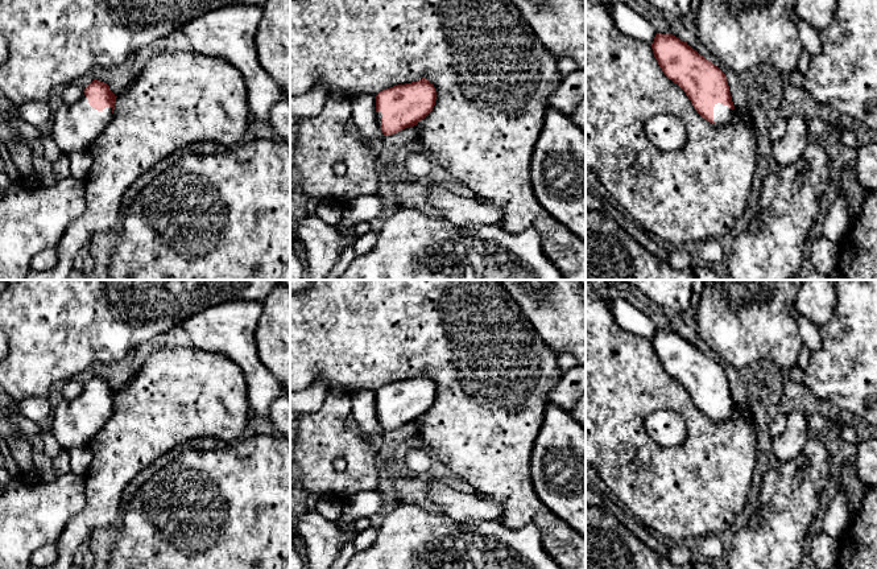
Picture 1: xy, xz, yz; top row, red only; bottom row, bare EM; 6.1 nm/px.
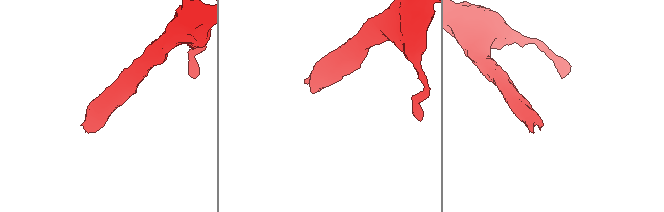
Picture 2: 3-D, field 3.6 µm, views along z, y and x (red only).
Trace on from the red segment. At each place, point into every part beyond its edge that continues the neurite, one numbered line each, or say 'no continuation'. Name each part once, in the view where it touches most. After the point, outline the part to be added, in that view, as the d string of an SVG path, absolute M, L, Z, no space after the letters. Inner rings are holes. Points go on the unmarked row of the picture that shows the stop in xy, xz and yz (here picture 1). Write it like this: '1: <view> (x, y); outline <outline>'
1: yz (723, 411); outline M717 399L713 403L713 417L716 421L729 420L733 415L735 409L736 409L735 405L731 405L728 401Z

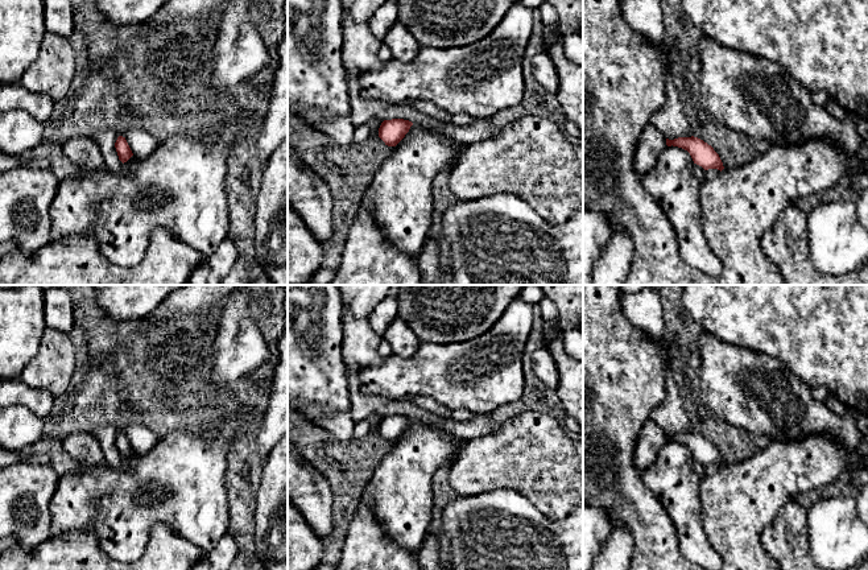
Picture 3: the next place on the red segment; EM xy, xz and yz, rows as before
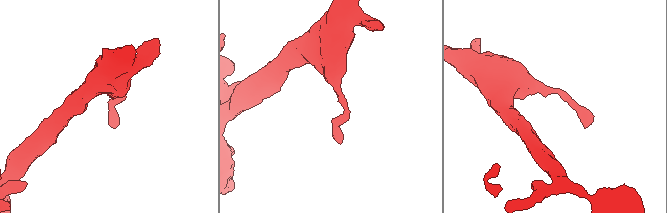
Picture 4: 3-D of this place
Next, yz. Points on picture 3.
no continuation

